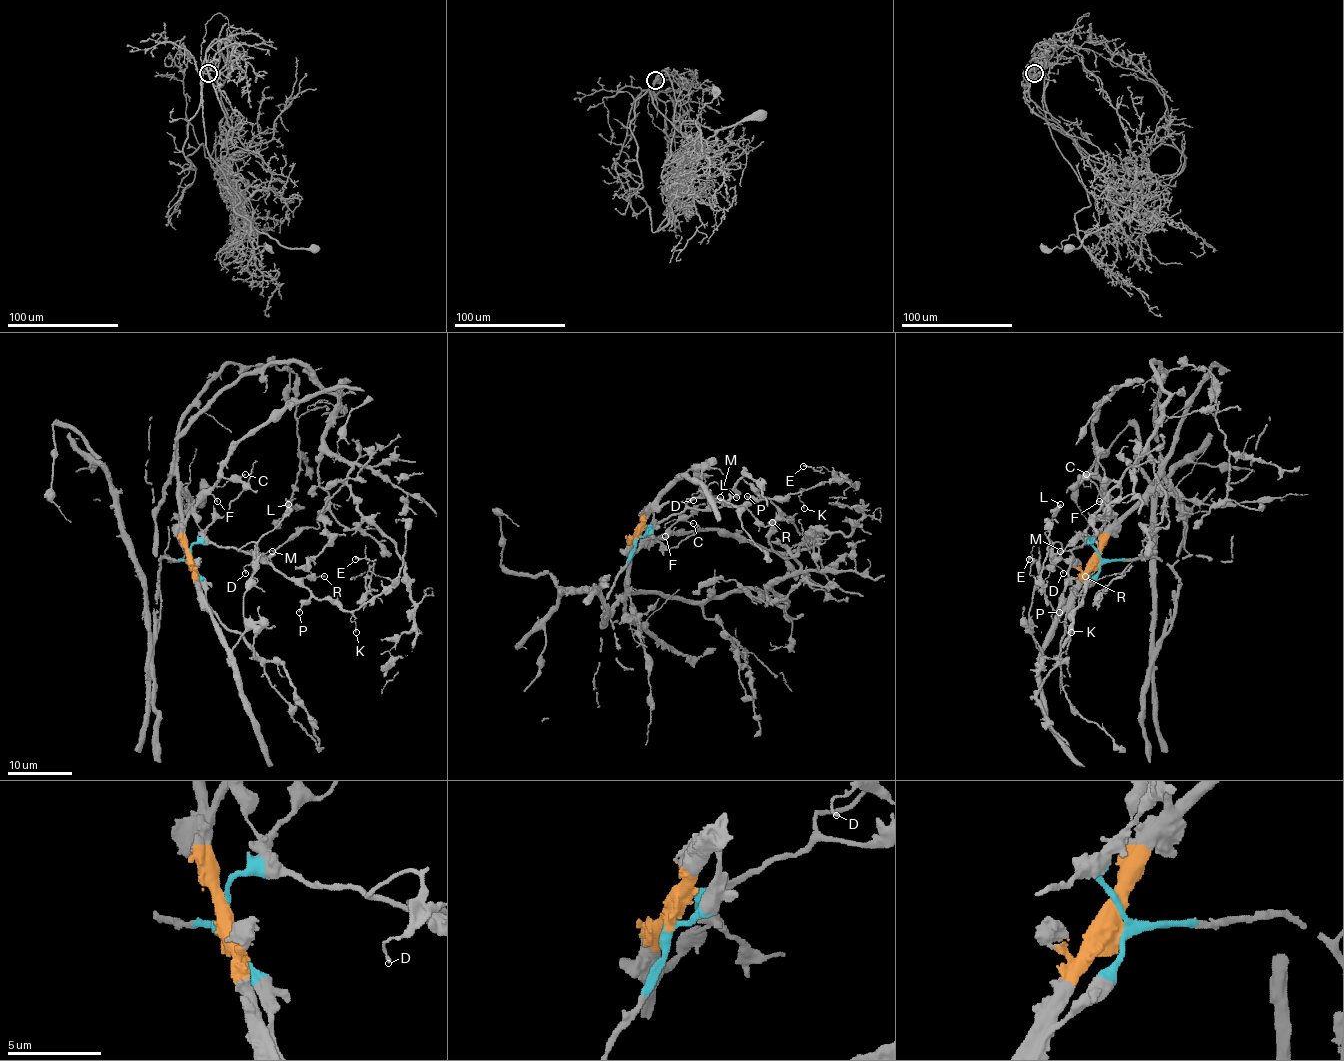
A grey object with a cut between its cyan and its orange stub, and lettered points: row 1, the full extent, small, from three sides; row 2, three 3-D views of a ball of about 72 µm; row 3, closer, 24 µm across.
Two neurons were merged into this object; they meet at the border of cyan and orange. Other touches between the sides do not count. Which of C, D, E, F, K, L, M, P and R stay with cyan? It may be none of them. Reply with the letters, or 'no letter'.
D, E, K, L, M, P, R

